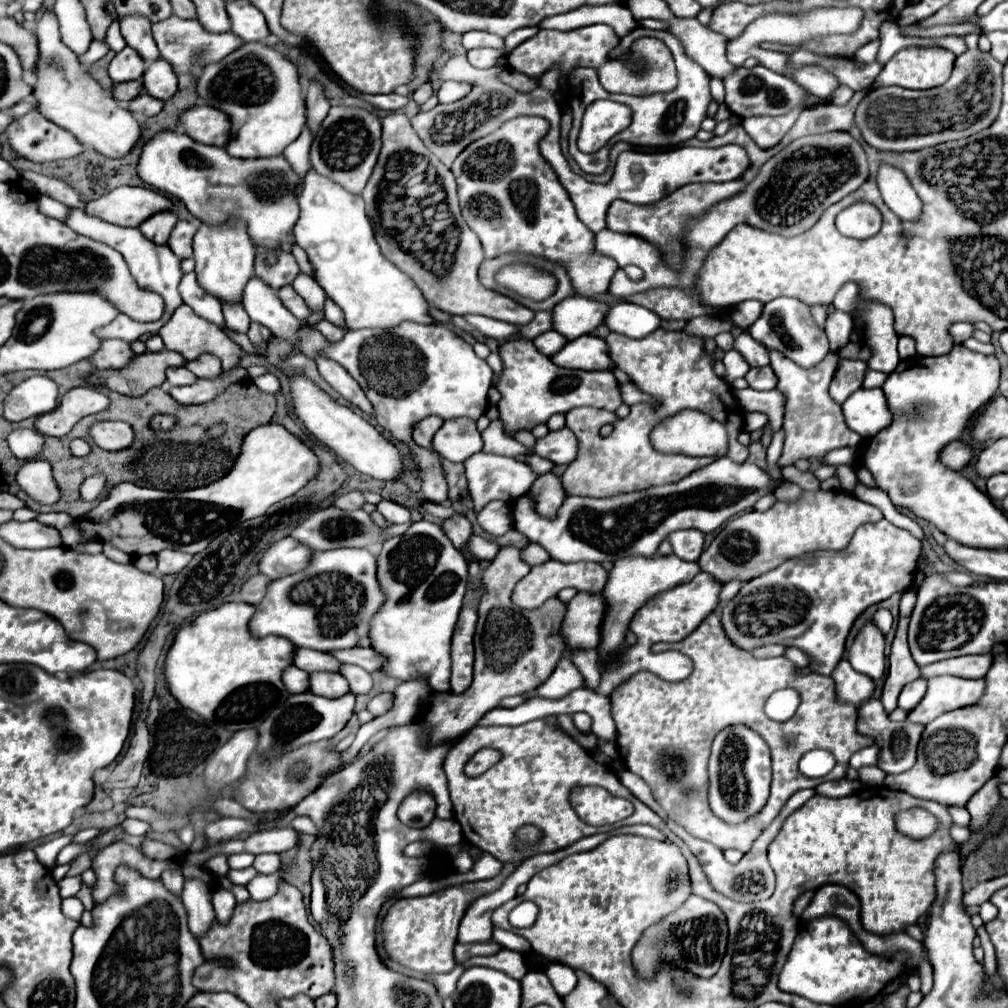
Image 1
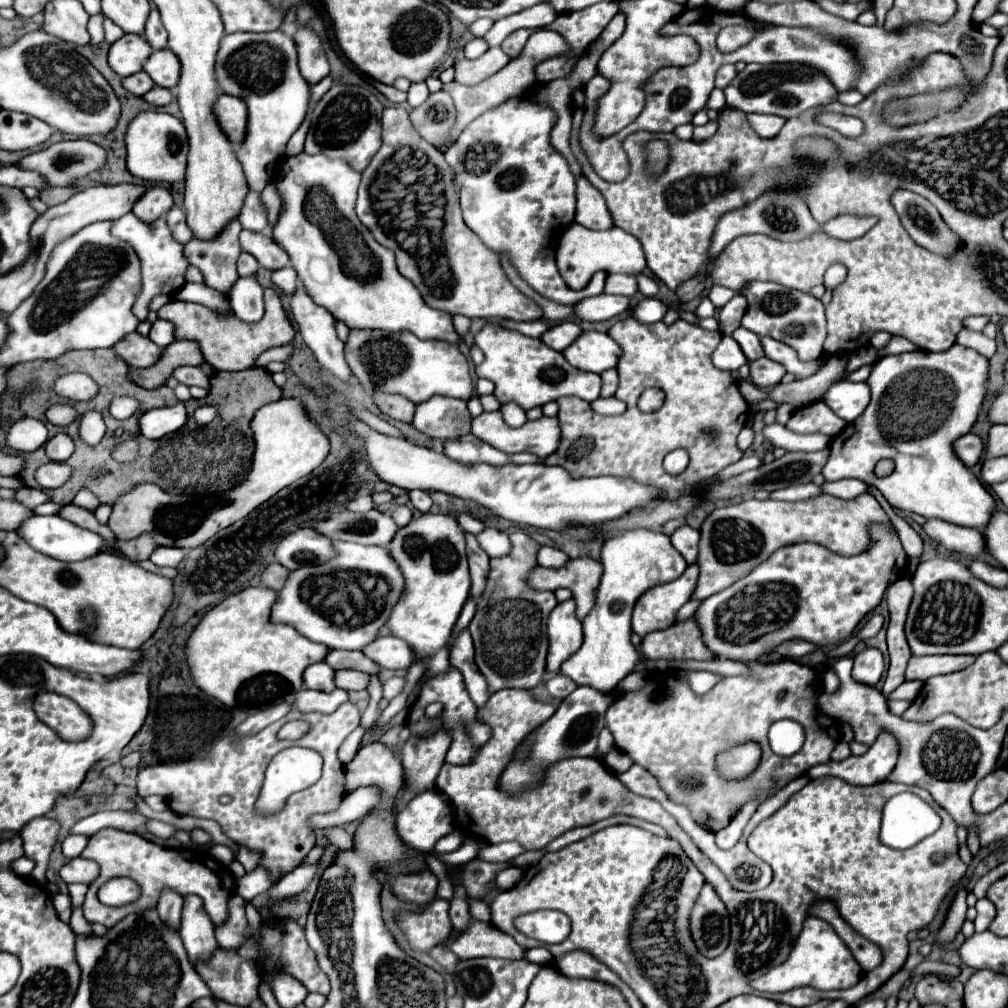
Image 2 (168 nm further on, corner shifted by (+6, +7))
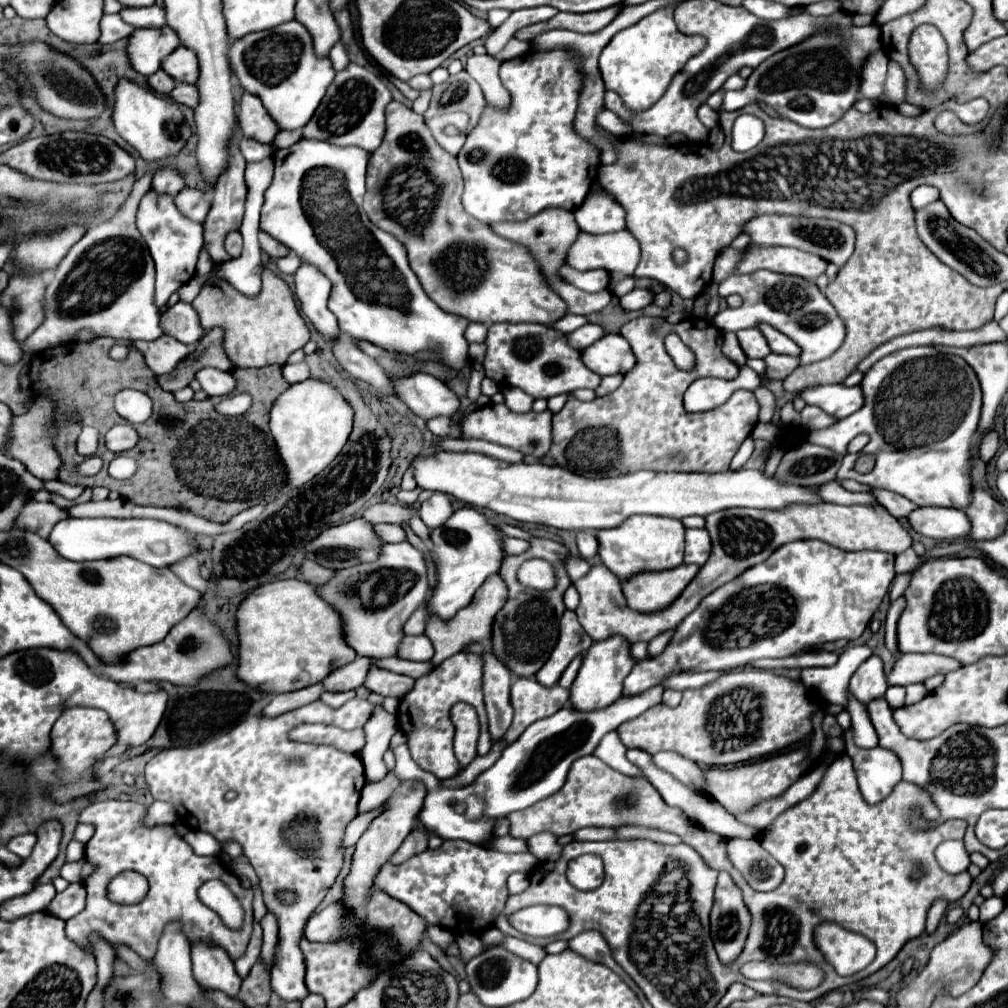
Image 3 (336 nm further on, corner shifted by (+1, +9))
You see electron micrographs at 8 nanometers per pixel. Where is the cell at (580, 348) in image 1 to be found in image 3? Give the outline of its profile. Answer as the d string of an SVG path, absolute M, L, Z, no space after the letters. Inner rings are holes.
M606 333L602 339L592 343L582 351L582 361L588 369L598 375L614 375L626 373L634 367L634 353L626 339L616 333Z

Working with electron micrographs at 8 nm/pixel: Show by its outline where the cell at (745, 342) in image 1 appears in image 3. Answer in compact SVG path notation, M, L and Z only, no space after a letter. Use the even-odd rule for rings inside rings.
M740 329L738 333L738 341L740 341L740 347L744 349L744 353L750 357L750 359L764 359L768 353L770 353L770 347L764 339L764 335L760 333L760 329Z

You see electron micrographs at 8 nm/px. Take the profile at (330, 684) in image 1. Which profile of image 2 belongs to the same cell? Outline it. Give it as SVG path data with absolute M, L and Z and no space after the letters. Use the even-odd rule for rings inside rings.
M339 671L335 675L337 687L345 689L345 691L363 691L367 689L371 675L369 673L361 673L361 671Z

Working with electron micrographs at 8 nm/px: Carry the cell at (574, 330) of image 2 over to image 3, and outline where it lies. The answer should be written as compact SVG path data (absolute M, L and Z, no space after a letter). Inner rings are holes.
M586 323L586 325L578 327L576 331L568 333L568 335L566 335L566 341L568 341L568 345L570 345L570 347L574 347L574 349L580 349L580 351L582 351L584 347L592 345L594 341L598 341L602 335L604 335L604 329L602 329L600 325Z

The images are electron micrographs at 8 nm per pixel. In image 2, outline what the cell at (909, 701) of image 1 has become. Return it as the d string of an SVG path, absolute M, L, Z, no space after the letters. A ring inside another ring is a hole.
M905 681L903 685L899 685L889 699L907 699L907 701L913 701L917 697L917 693L921 691L921 681Z

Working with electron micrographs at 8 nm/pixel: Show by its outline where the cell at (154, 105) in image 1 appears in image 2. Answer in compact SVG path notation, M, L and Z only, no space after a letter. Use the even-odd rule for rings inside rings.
M153 87L149 93L143 95L143 99L155 107L161 107L161 105L169 105L175 95L169 91L169 89L163 89L163 87Z

